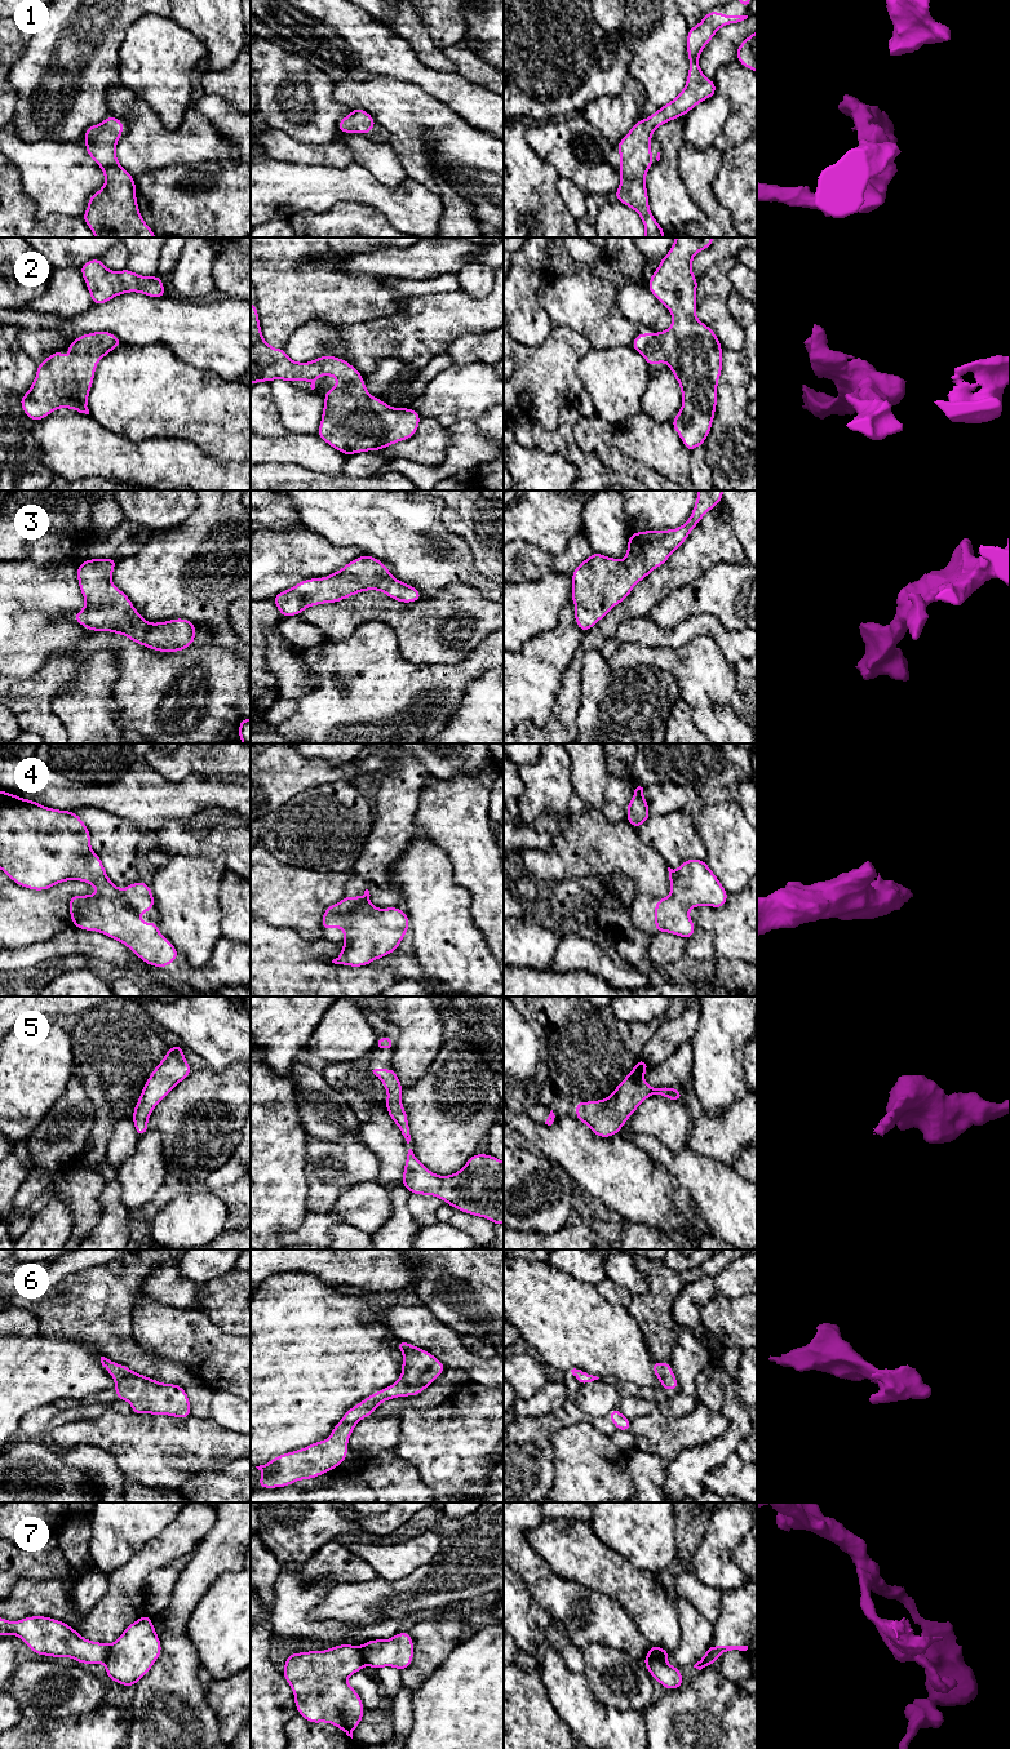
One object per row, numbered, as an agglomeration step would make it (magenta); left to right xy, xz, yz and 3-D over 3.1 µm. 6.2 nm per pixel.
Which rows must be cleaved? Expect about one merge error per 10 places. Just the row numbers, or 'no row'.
no row

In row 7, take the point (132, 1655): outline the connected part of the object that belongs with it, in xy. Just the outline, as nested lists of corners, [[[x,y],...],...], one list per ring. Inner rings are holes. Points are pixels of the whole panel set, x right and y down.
[[[147,1615],[128,1625],[112,1644],[88,1641],[68,1624],[46,1616],[19,1621],[0,1617],[0,1635],[19,1637],[36,1655],[103,1663],[110,1681],[125,1687],[136,1686],[161,1655],[161,1642]]]

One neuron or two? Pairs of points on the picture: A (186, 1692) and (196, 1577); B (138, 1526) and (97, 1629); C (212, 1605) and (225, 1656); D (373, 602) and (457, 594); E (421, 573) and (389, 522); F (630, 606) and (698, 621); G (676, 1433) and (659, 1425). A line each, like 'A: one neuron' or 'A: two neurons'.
A: one neuron
B: two neurons
C: one neuron
D: one neuron
E: one neuron
F: two neurons
G: one neuron

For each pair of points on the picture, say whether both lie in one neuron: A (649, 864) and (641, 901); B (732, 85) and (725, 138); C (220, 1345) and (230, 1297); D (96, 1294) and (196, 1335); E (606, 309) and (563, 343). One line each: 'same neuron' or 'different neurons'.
A: different neurons
B: same neuron
C: different neurons
D: different neurons
E: different neurons

